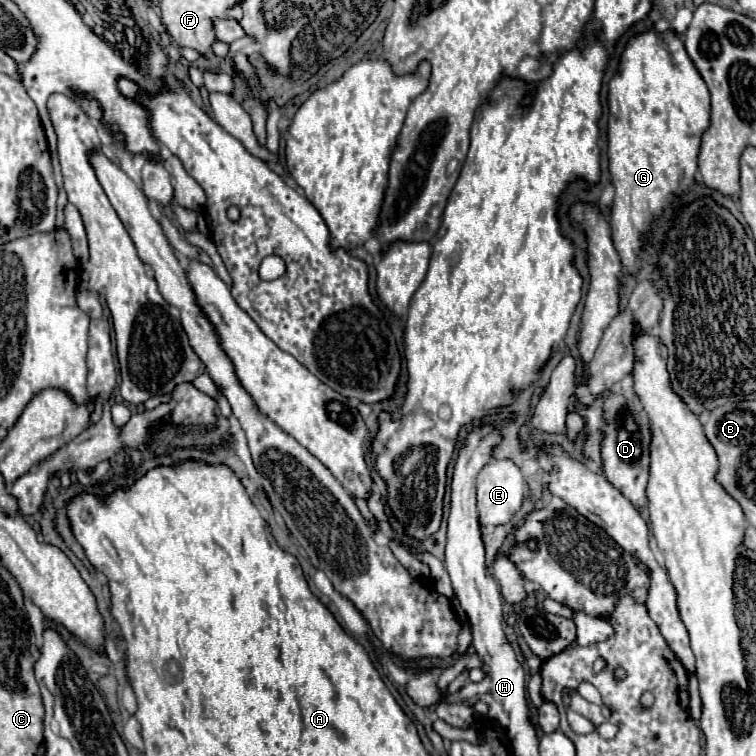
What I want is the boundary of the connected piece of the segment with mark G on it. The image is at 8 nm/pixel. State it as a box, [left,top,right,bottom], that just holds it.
[609,27,709,273]

